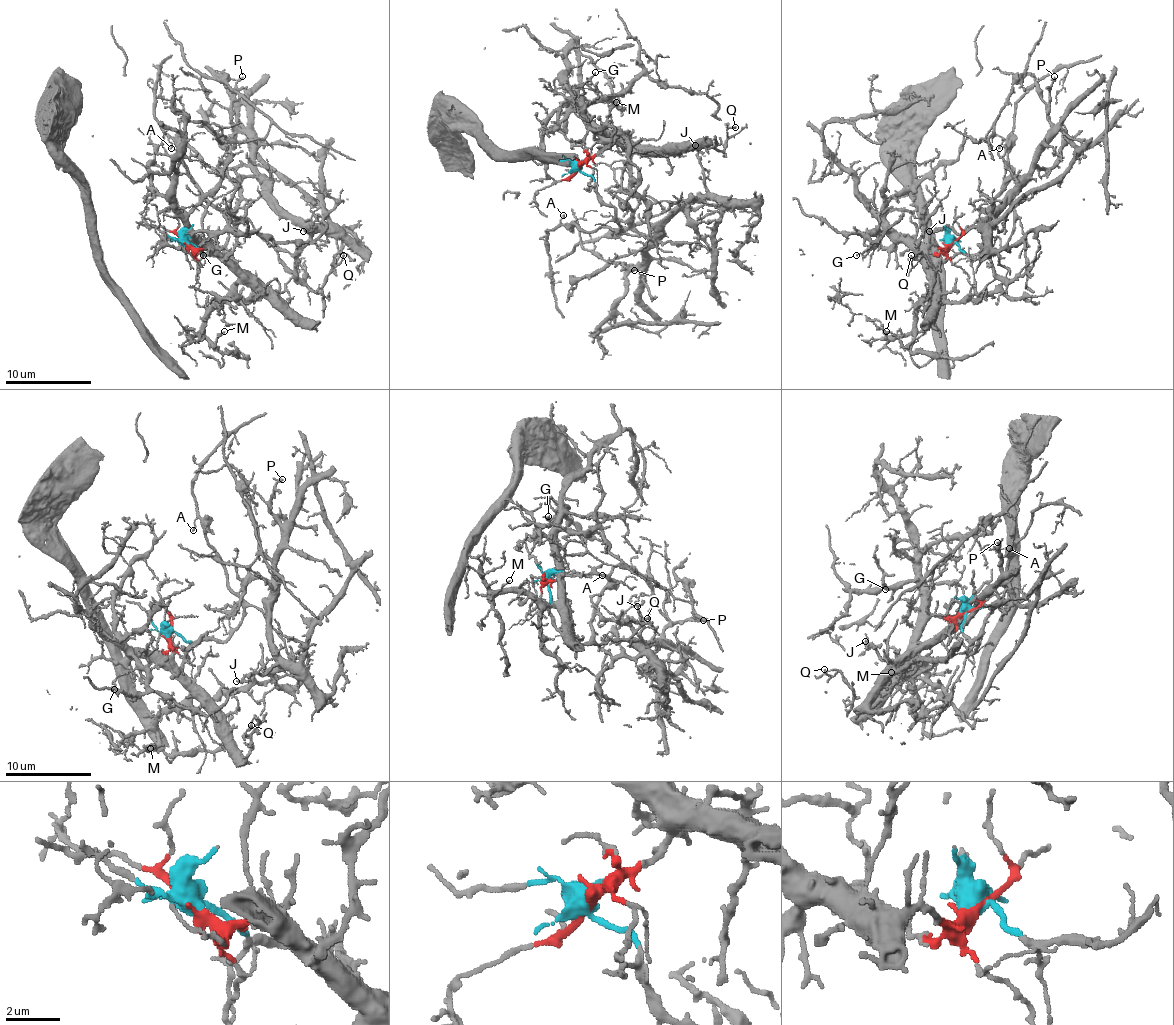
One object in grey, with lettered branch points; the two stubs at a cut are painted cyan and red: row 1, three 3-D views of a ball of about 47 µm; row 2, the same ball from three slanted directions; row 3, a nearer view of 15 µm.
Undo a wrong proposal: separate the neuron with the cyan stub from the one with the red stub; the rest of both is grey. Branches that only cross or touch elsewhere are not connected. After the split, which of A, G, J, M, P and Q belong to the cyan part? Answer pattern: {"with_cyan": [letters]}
{"with_cyan": ["A"]}

